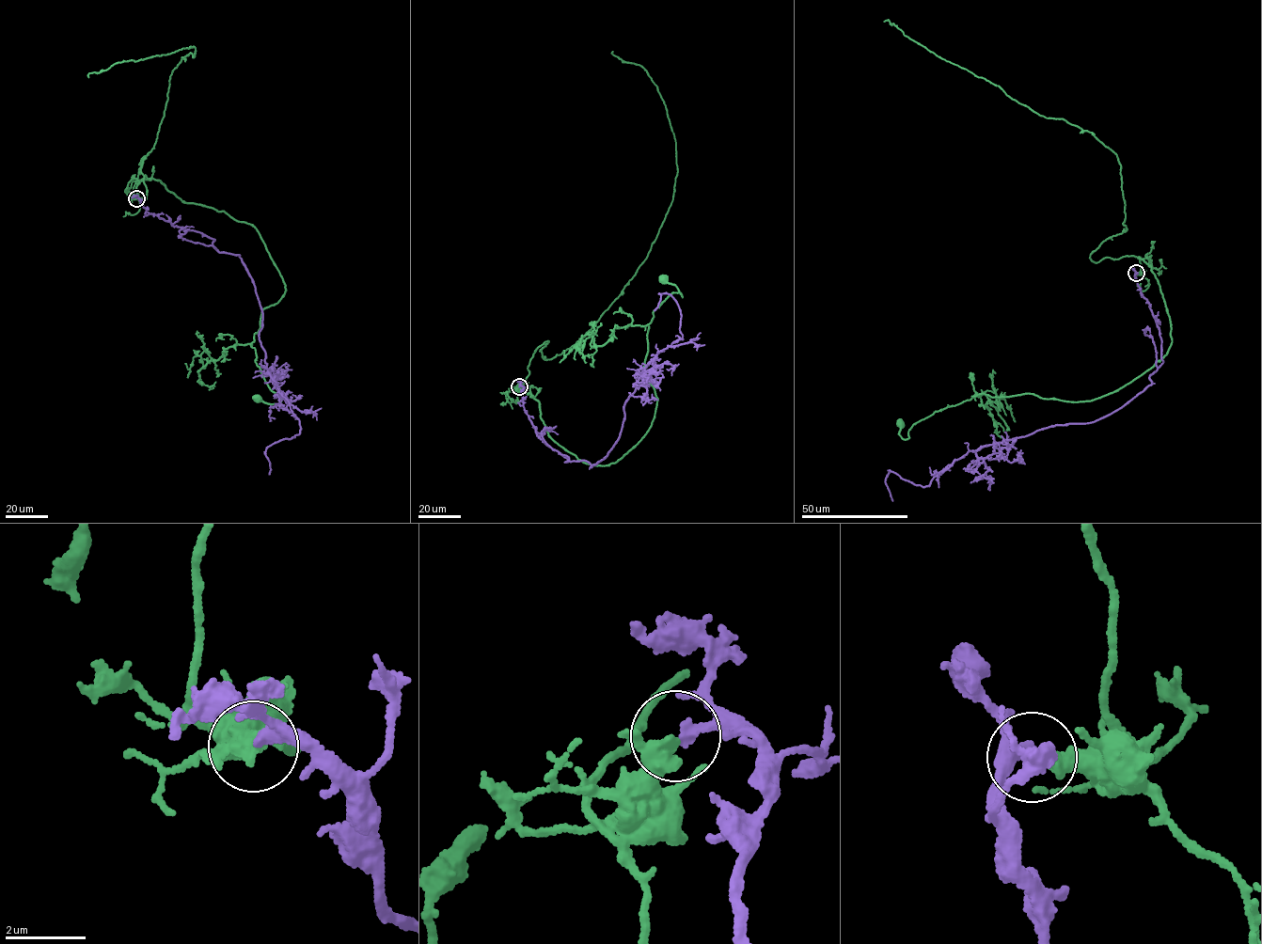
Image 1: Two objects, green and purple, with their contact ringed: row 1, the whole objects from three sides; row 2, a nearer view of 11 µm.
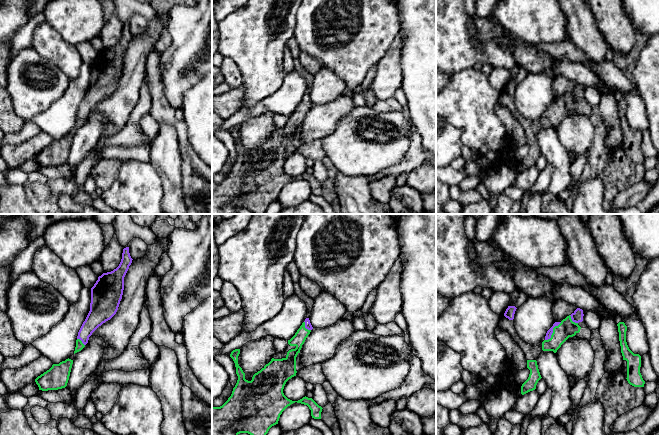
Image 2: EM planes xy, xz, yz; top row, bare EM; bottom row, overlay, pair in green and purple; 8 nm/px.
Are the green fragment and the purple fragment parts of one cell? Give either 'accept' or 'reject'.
reject

